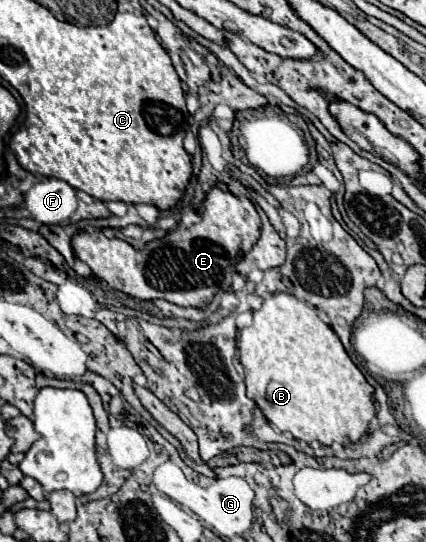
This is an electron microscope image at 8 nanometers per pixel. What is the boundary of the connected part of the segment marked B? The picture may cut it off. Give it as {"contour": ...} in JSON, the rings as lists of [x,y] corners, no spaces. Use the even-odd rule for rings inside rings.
{"contour":[[[286,292],[272,294],[268,300],[264,300],[262,308],[254,312],[252,326],[240,330],[238,348],[240,362],[244,366],[246,394],[256,402],[264,418],[280,432],[290,432],[296,440],[304,440],[308,444],[316,440],[324,446],[334,442],[352,446],[368,432],[370,420],[376,416],[372,398],[374,388],[350,360],[336,332],[318,318],[314,306],[308,306],[306,302]]]}

